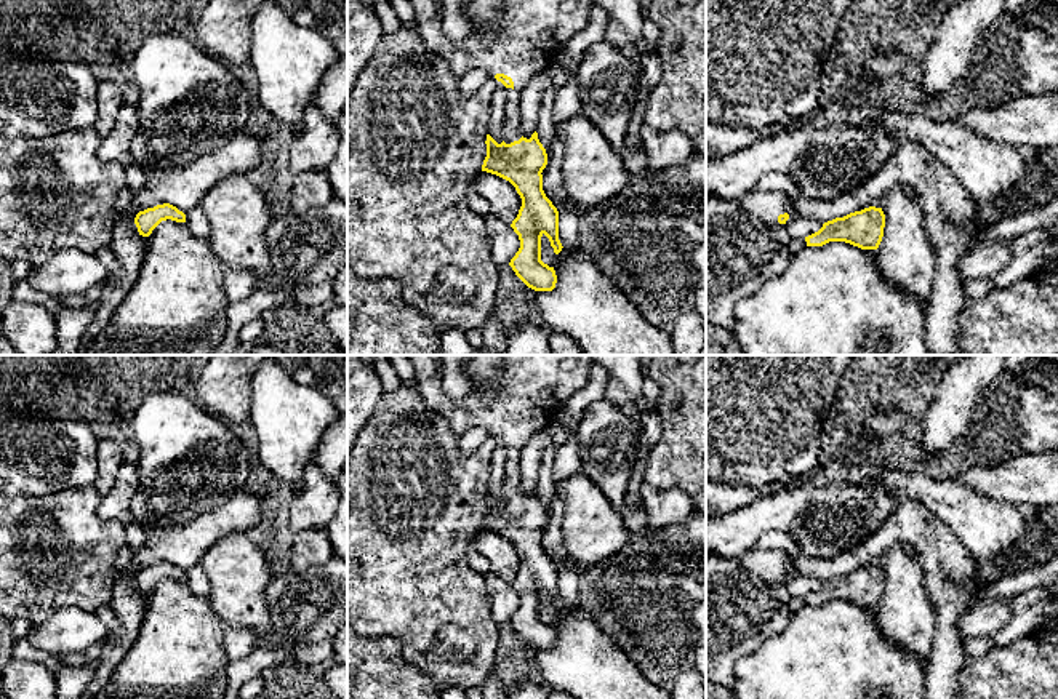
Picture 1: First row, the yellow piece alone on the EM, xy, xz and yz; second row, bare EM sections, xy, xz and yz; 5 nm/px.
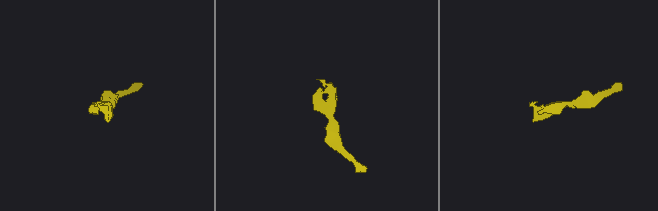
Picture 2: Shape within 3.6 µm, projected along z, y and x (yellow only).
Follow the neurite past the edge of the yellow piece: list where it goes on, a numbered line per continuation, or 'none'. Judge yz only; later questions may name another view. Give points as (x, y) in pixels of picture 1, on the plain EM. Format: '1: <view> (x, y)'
1: yz (746, 605)

